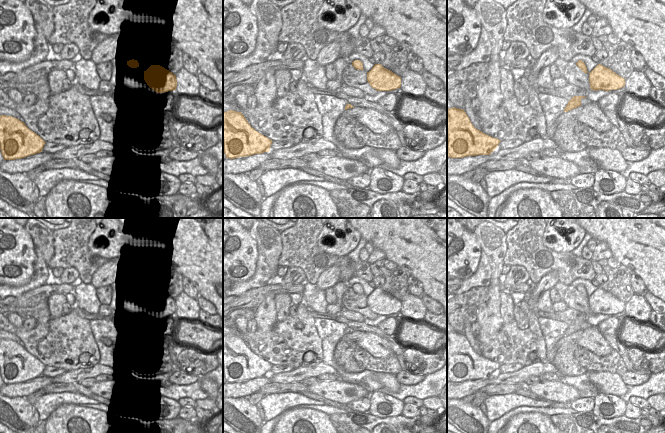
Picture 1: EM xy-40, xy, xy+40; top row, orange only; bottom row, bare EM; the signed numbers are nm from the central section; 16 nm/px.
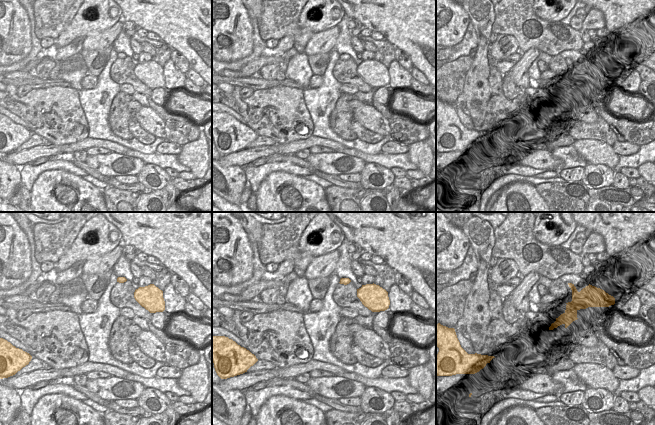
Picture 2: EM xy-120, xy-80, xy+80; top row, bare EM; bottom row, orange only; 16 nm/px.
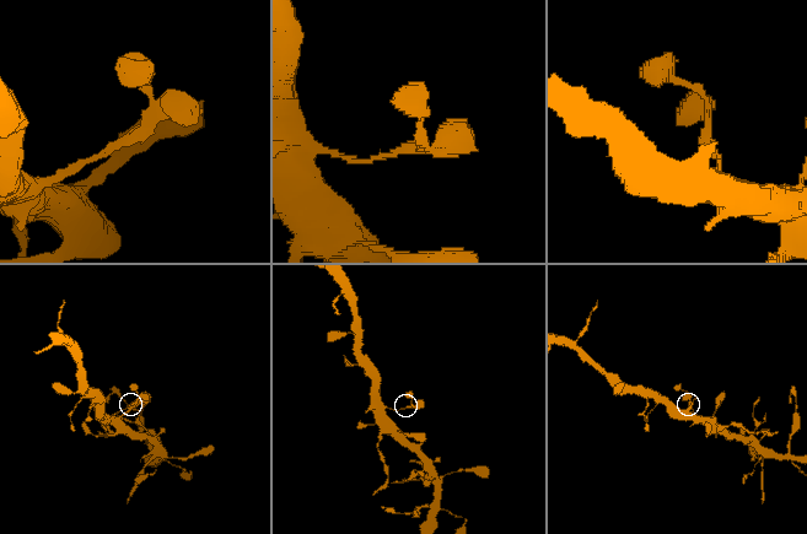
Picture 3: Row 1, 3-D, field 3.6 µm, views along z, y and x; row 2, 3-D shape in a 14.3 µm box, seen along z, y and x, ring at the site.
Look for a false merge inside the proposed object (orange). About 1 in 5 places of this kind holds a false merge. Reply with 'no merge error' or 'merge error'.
no merge error

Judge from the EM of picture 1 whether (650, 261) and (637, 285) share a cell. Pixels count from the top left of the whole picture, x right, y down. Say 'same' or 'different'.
different

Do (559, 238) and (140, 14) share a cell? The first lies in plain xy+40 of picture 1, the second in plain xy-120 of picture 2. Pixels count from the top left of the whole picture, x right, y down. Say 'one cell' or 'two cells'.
two cells

